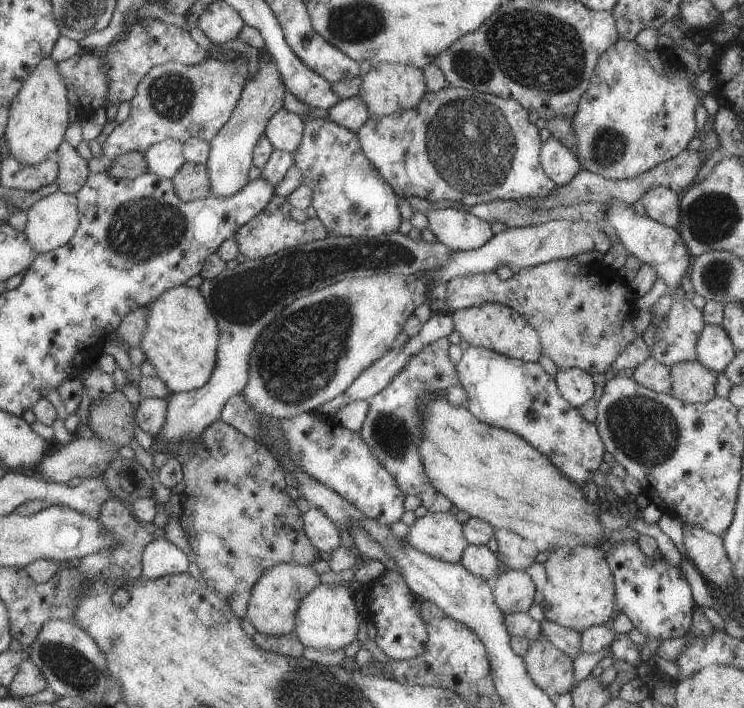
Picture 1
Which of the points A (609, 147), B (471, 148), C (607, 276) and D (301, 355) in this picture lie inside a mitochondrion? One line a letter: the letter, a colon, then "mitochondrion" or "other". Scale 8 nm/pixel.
A: mitochondrion
B: mitochondrion
C: other
D: mitochondrion

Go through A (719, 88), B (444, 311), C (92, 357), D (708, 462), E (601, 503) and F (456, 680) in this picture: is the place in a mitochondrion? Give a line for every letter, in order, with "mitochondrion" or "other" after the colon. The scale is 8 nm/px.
A: other
B: other
C: other
D: other
E: other
F: other

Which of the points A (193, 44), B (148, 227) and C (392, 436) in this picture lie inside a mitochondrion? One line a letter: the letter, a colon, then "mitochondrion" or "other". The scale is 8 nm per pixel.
A: other
B: mitochondrion
C: mitochondrion

